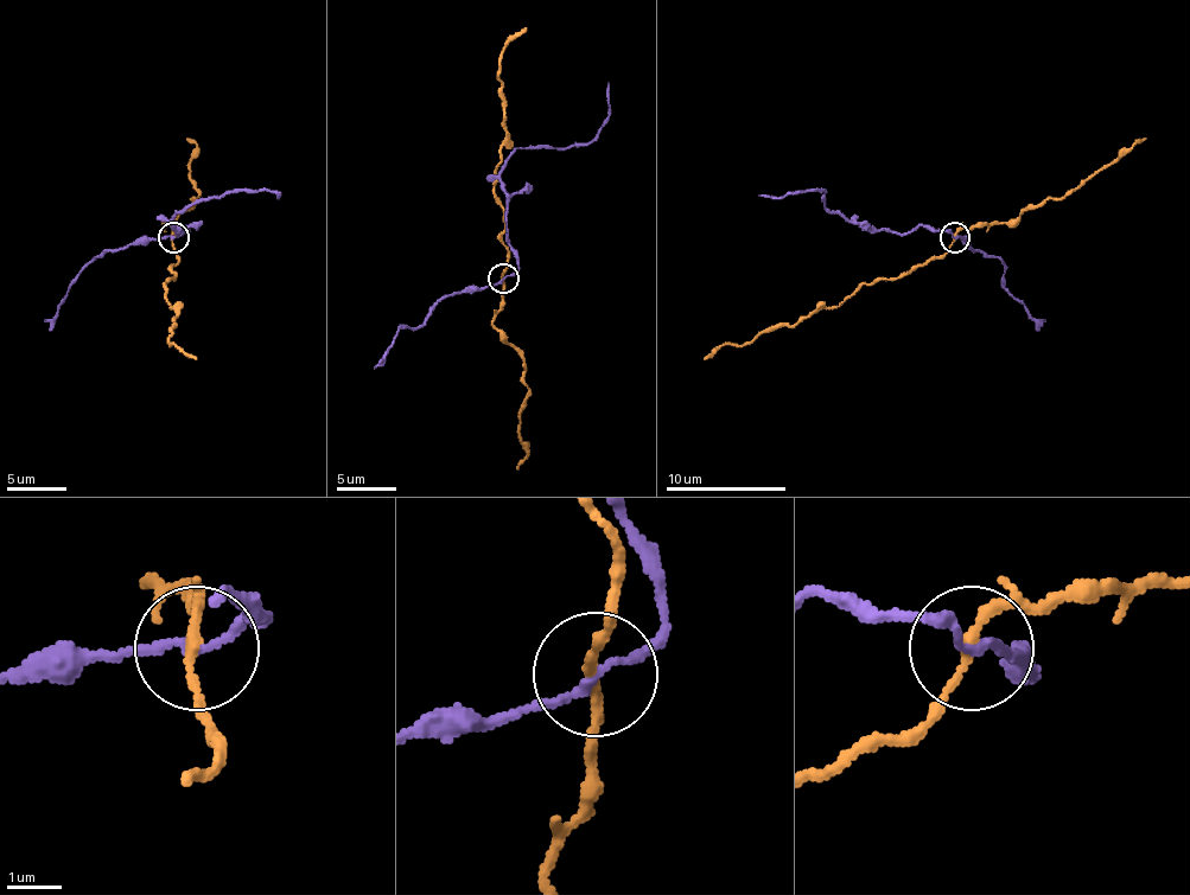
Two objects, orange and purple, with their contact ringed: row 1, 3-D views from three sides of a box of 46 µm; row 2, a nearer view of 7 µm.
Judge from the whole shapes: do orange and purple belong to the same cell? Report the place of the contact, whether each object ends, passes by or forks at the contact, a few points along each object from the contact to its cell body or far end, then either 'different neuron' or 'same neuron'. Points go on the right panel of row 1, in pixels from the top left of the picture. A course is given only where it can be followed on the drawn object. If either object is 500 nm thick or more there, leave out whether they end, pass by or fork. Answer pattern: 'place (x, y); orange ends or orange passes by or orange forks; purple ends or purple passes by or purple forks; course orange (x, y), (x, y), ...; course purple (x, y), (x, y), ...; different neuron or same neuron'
place (955, 237); orange passes by; purple passes by; course orange (954, 238), (942, 256), (861, 283), (844, 301), (793, 325), (771, 325), (748, 343), (723, 343), (705, 358); course purple (954, 238), (942, 229), (921, 227), (885, 232), (850, 223), (825, 205), (822, 190), (759, 196); different neuron

